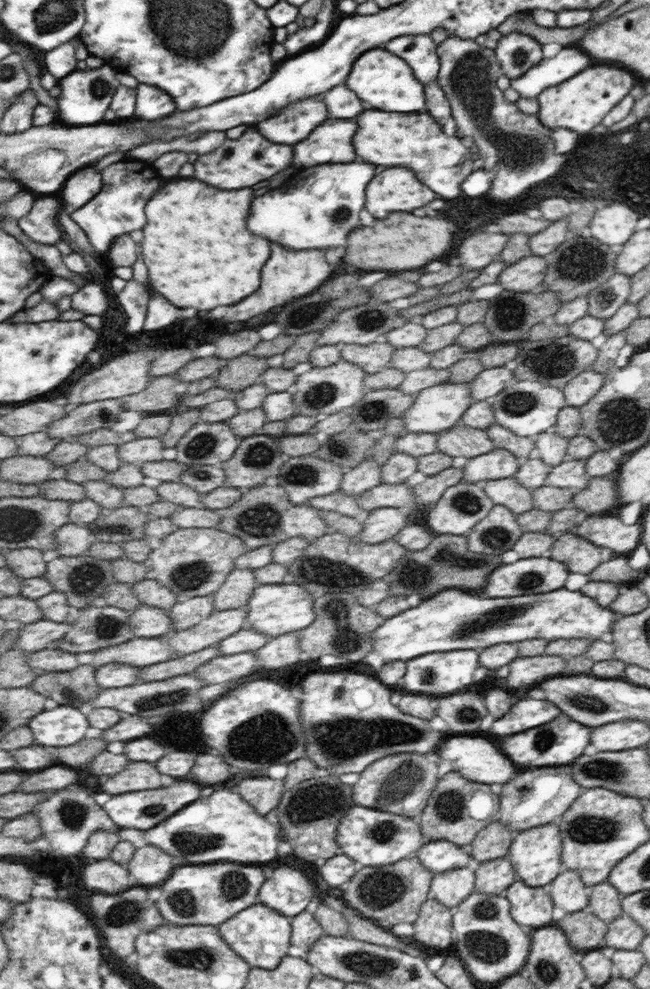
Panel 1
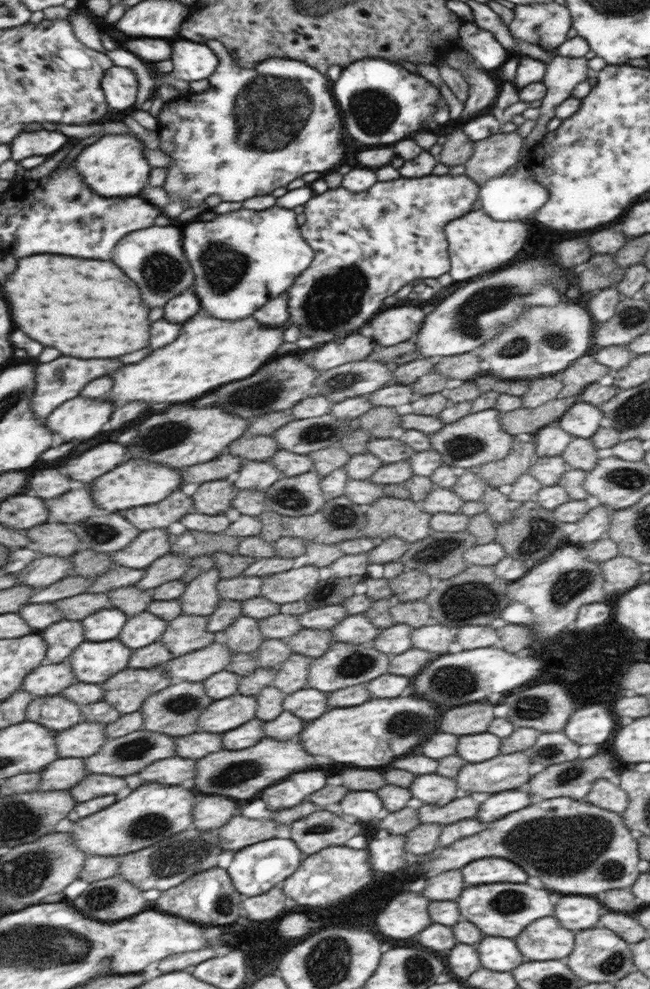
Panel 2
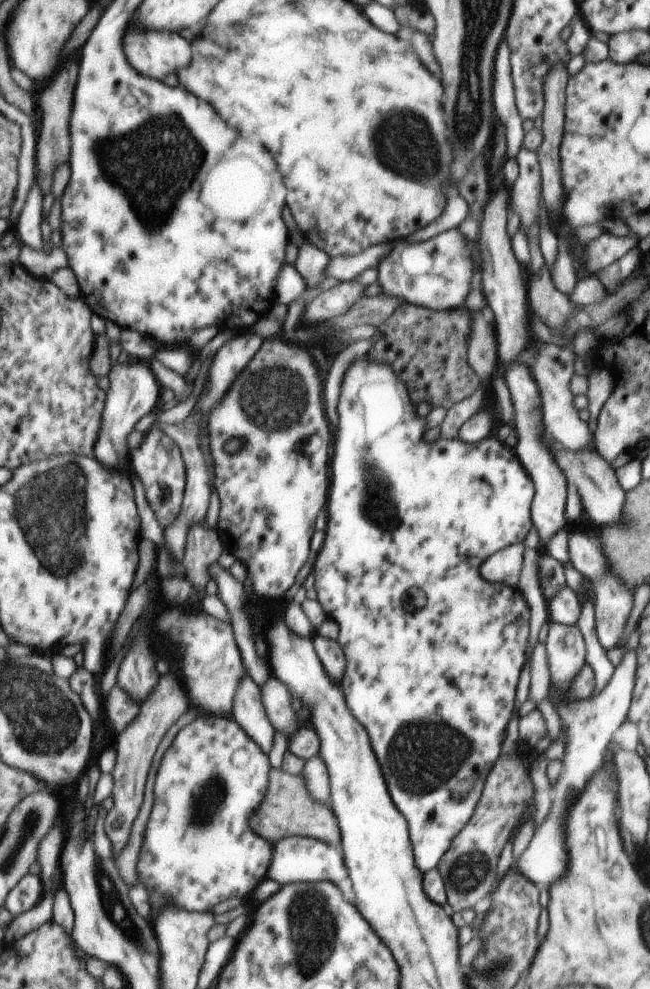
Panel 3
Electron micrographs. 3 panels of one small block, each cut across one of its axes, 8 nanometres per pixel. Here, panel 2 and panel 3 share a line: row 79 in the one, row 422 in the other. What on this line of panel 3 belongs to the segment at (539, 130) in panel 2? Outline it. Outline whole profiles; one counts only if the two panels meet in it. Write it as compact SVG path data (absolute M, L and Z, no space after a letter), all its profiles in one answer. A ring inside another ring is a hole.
M539 344L537 358L533 362L533 378L537 378L537 386L541 386L541 398L545 398L543 408L545 414L541 416L543 428L549 438L569 452L591 450L593 448L593 434L589 432L587 424L579 418L573 406L573 394L569 390L571 380L571 366L573 366L573 352L567 348L557 348L555 344Z

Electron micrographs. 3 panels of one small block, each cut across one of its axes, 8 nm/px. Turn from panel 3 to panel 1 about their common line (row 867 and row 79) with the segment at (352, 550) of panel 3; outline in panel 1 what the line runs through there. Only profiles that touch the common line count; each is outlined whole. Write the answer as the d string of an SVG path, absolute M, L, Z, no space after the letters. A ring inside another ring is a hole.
M429 35L399 36L389 40L382 48L395 56L401 56L403 61L409 60L421 84L436 80L439 73L439 62L436 46Z

